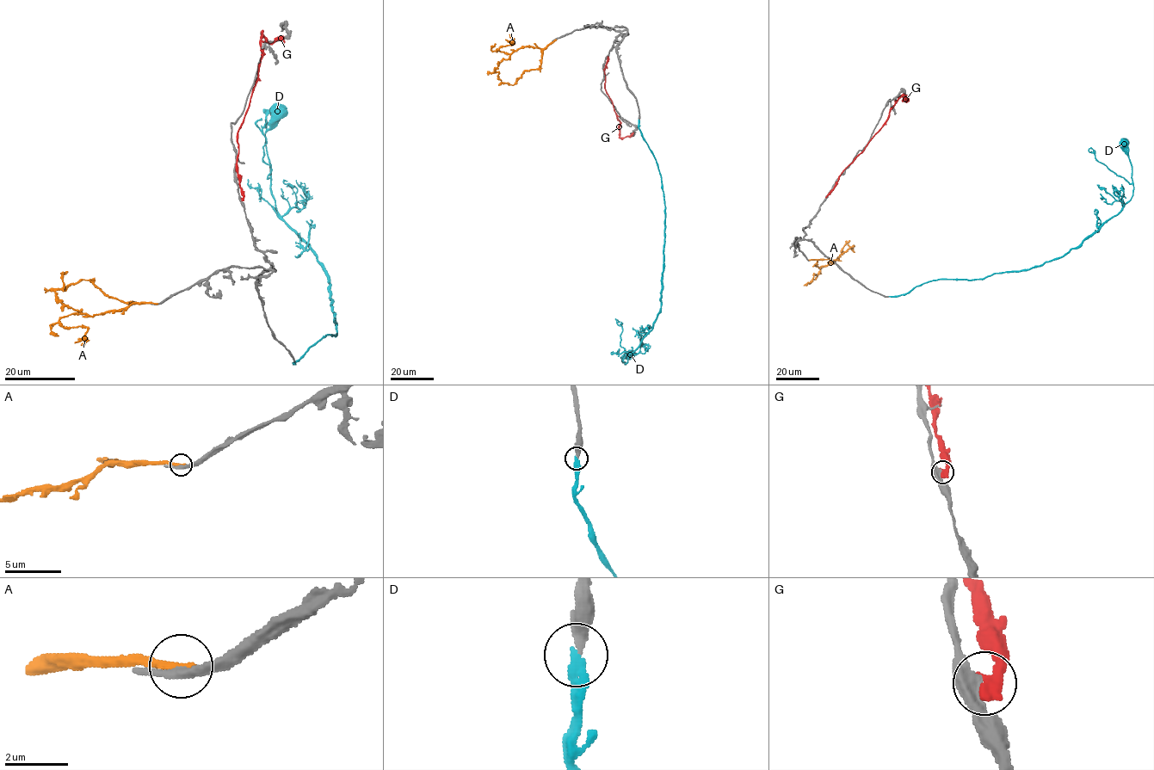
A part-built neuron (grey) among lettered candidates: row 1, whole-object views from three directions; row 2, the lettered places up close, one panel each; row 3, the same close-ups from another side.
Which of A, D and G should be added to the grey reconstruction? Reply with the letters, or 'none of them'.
D

